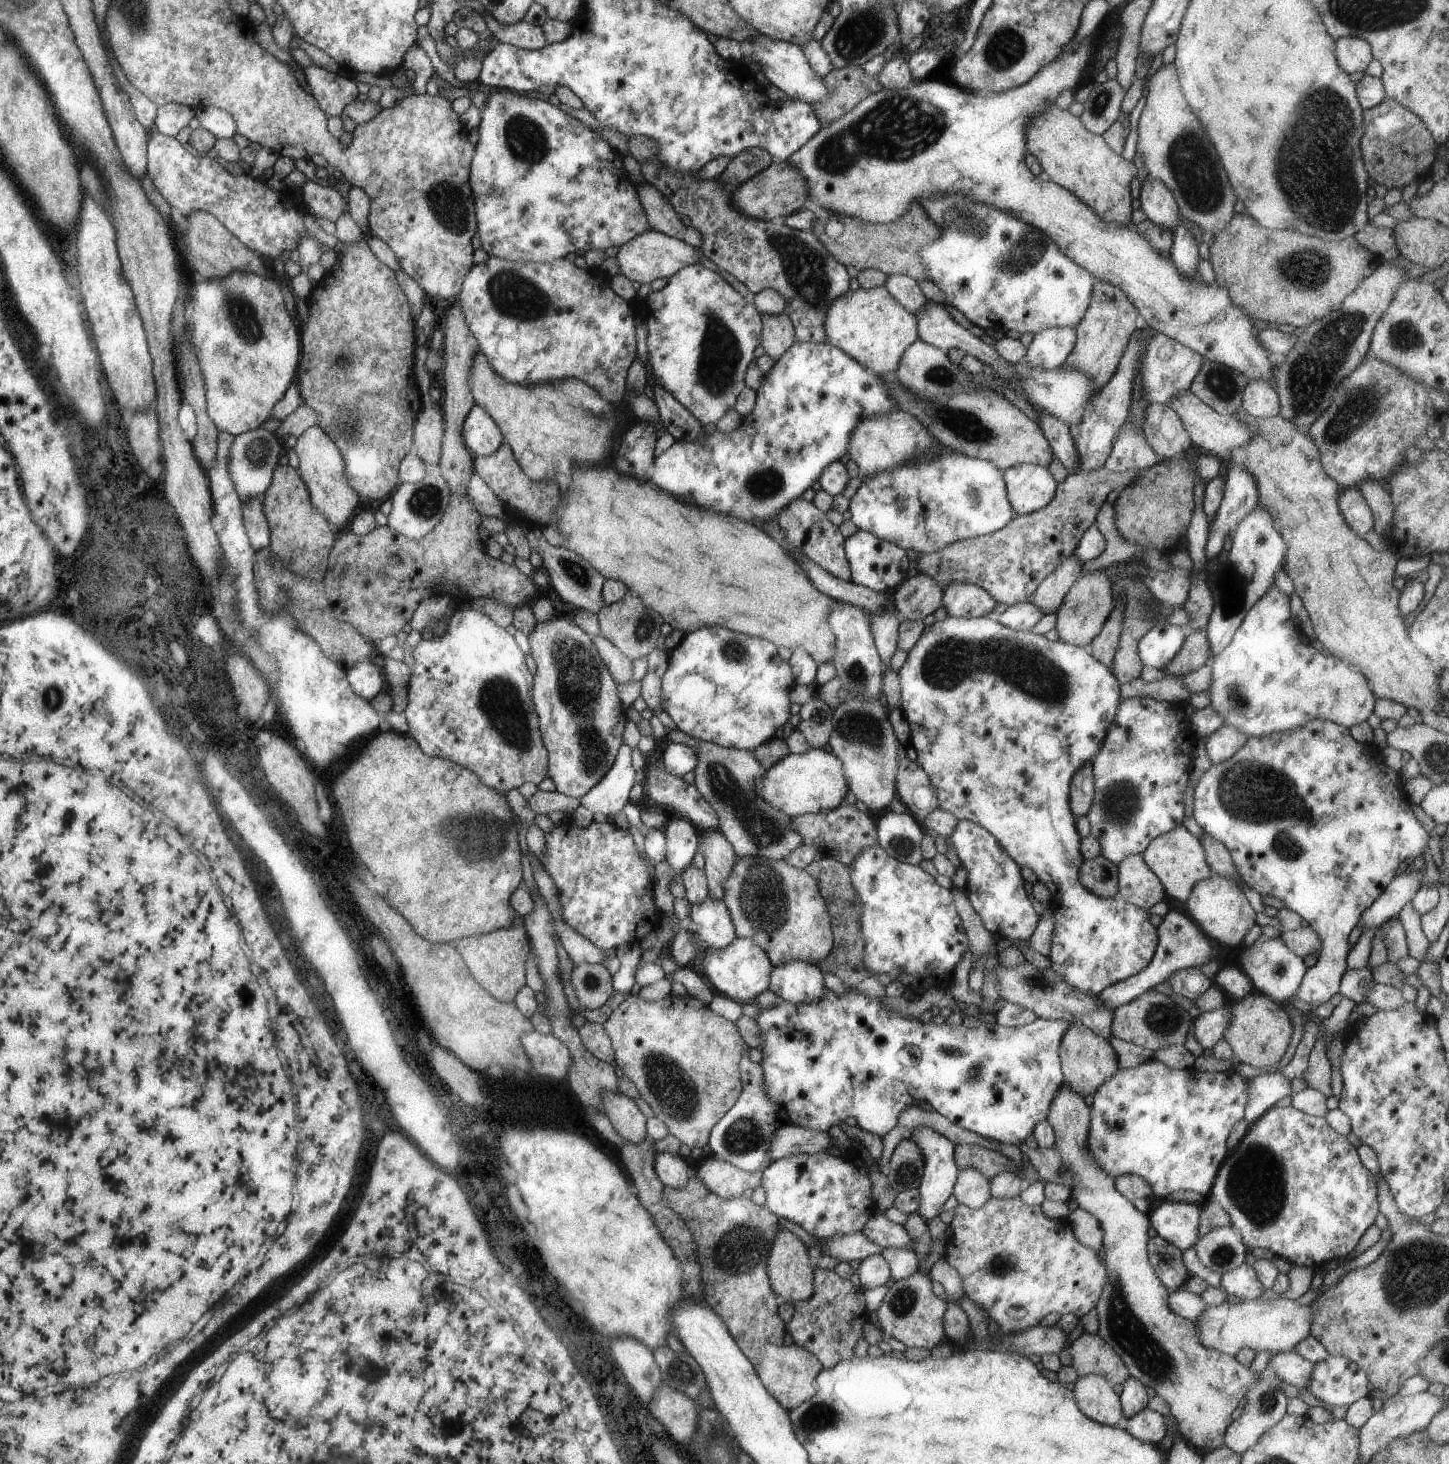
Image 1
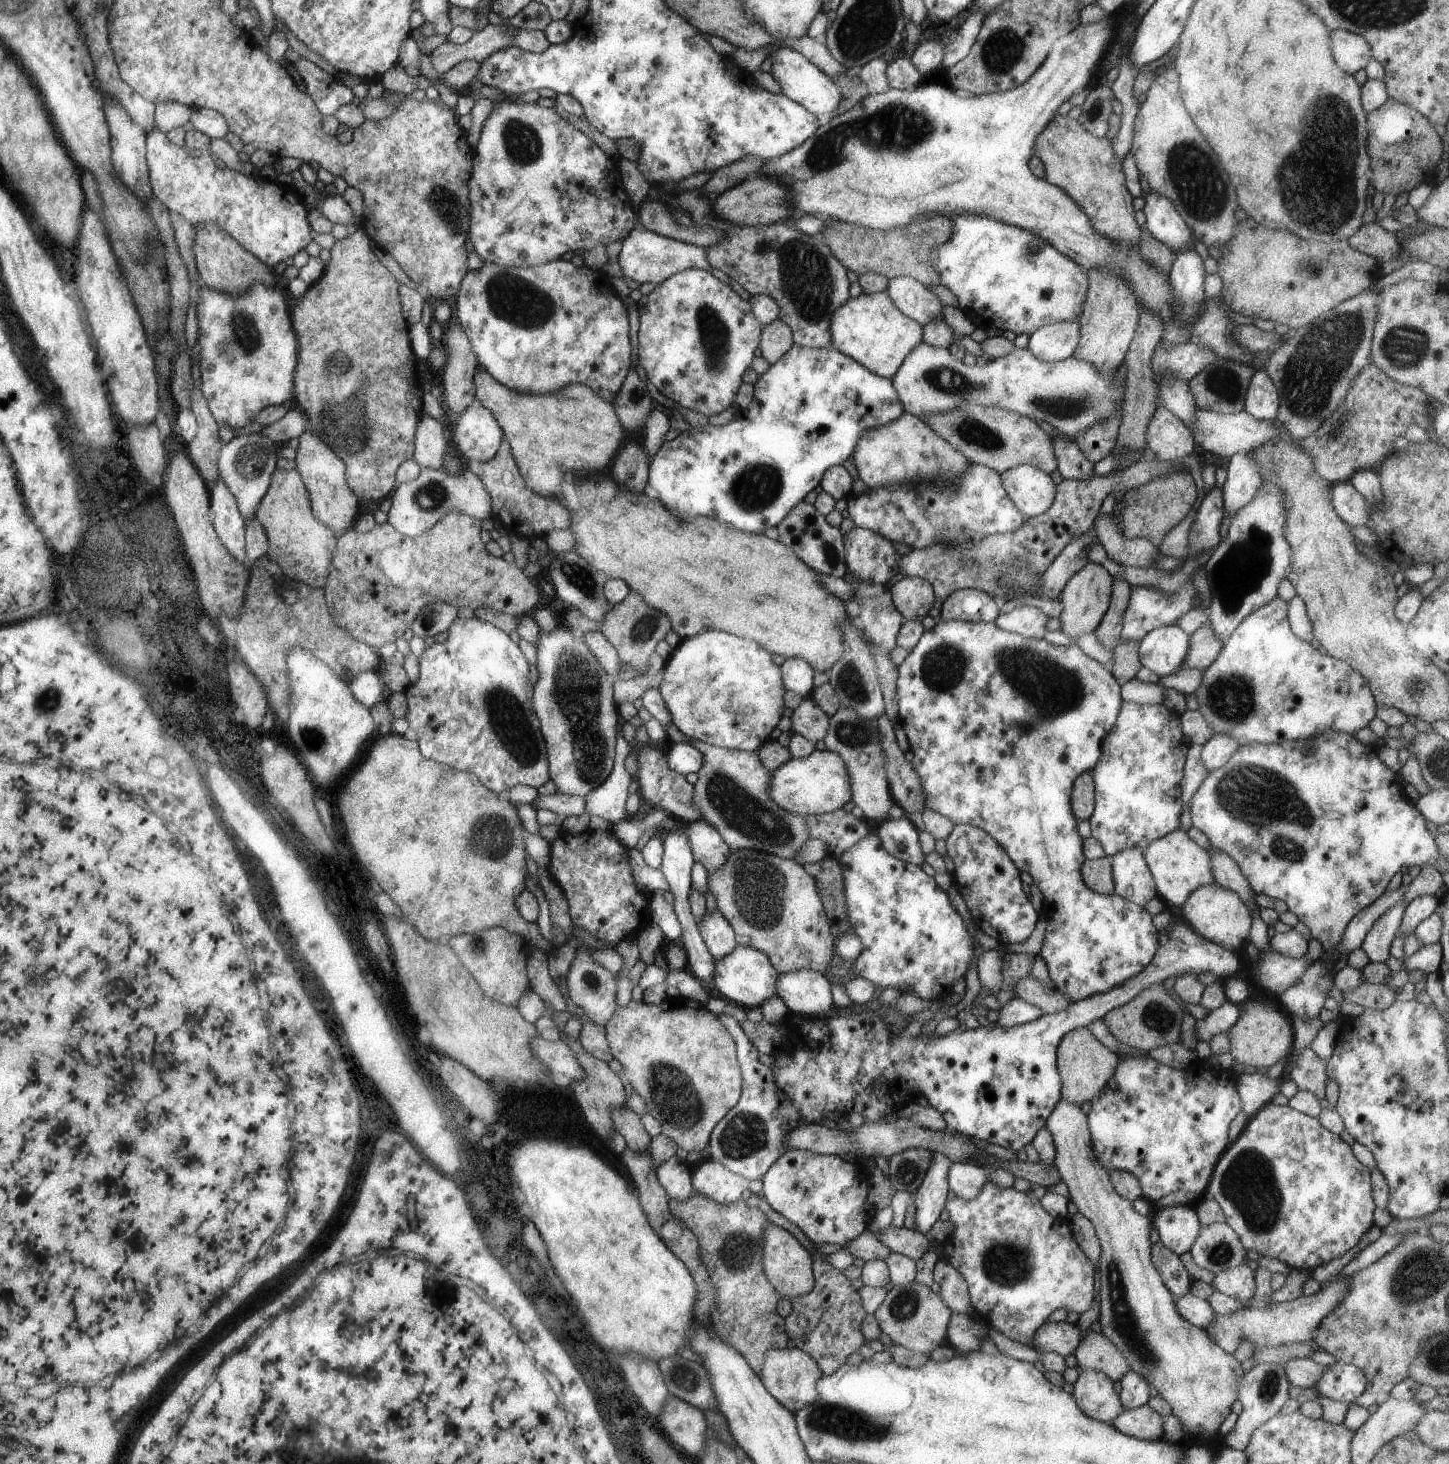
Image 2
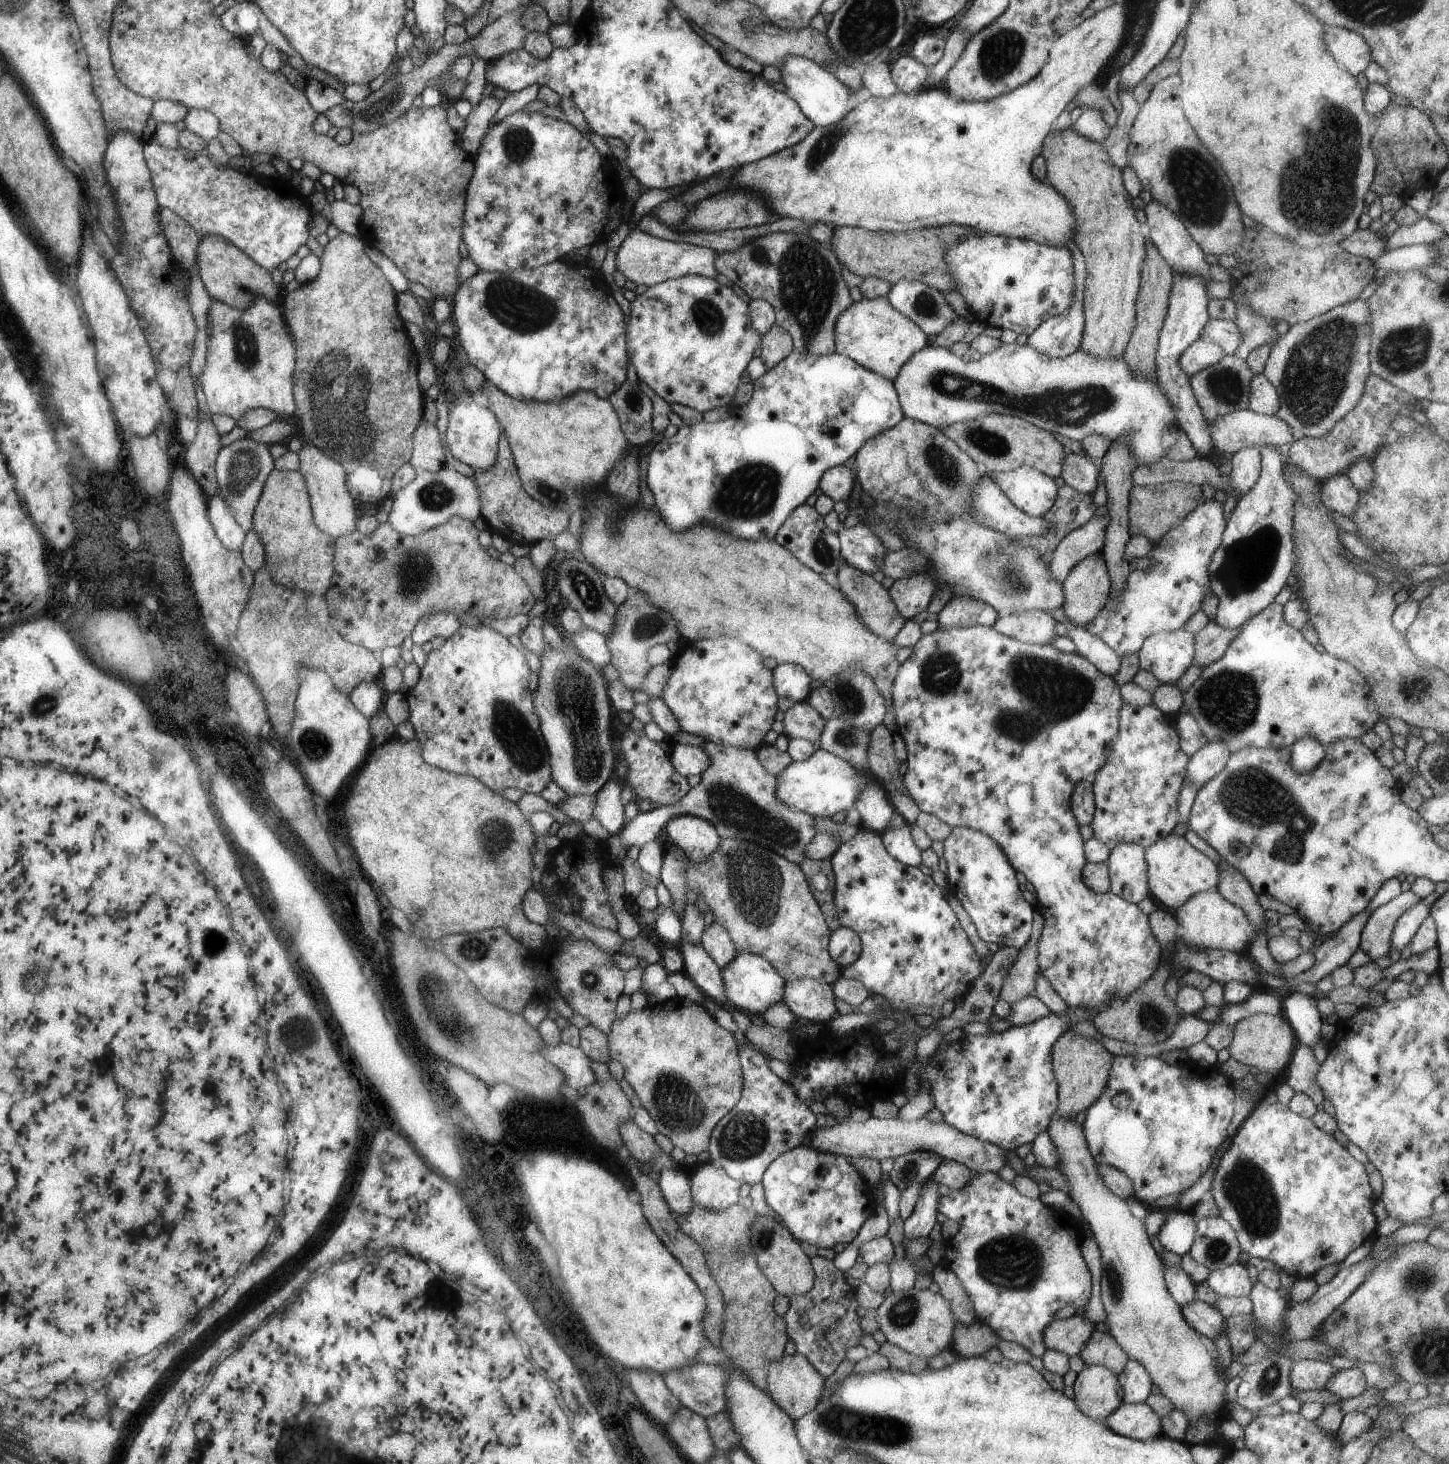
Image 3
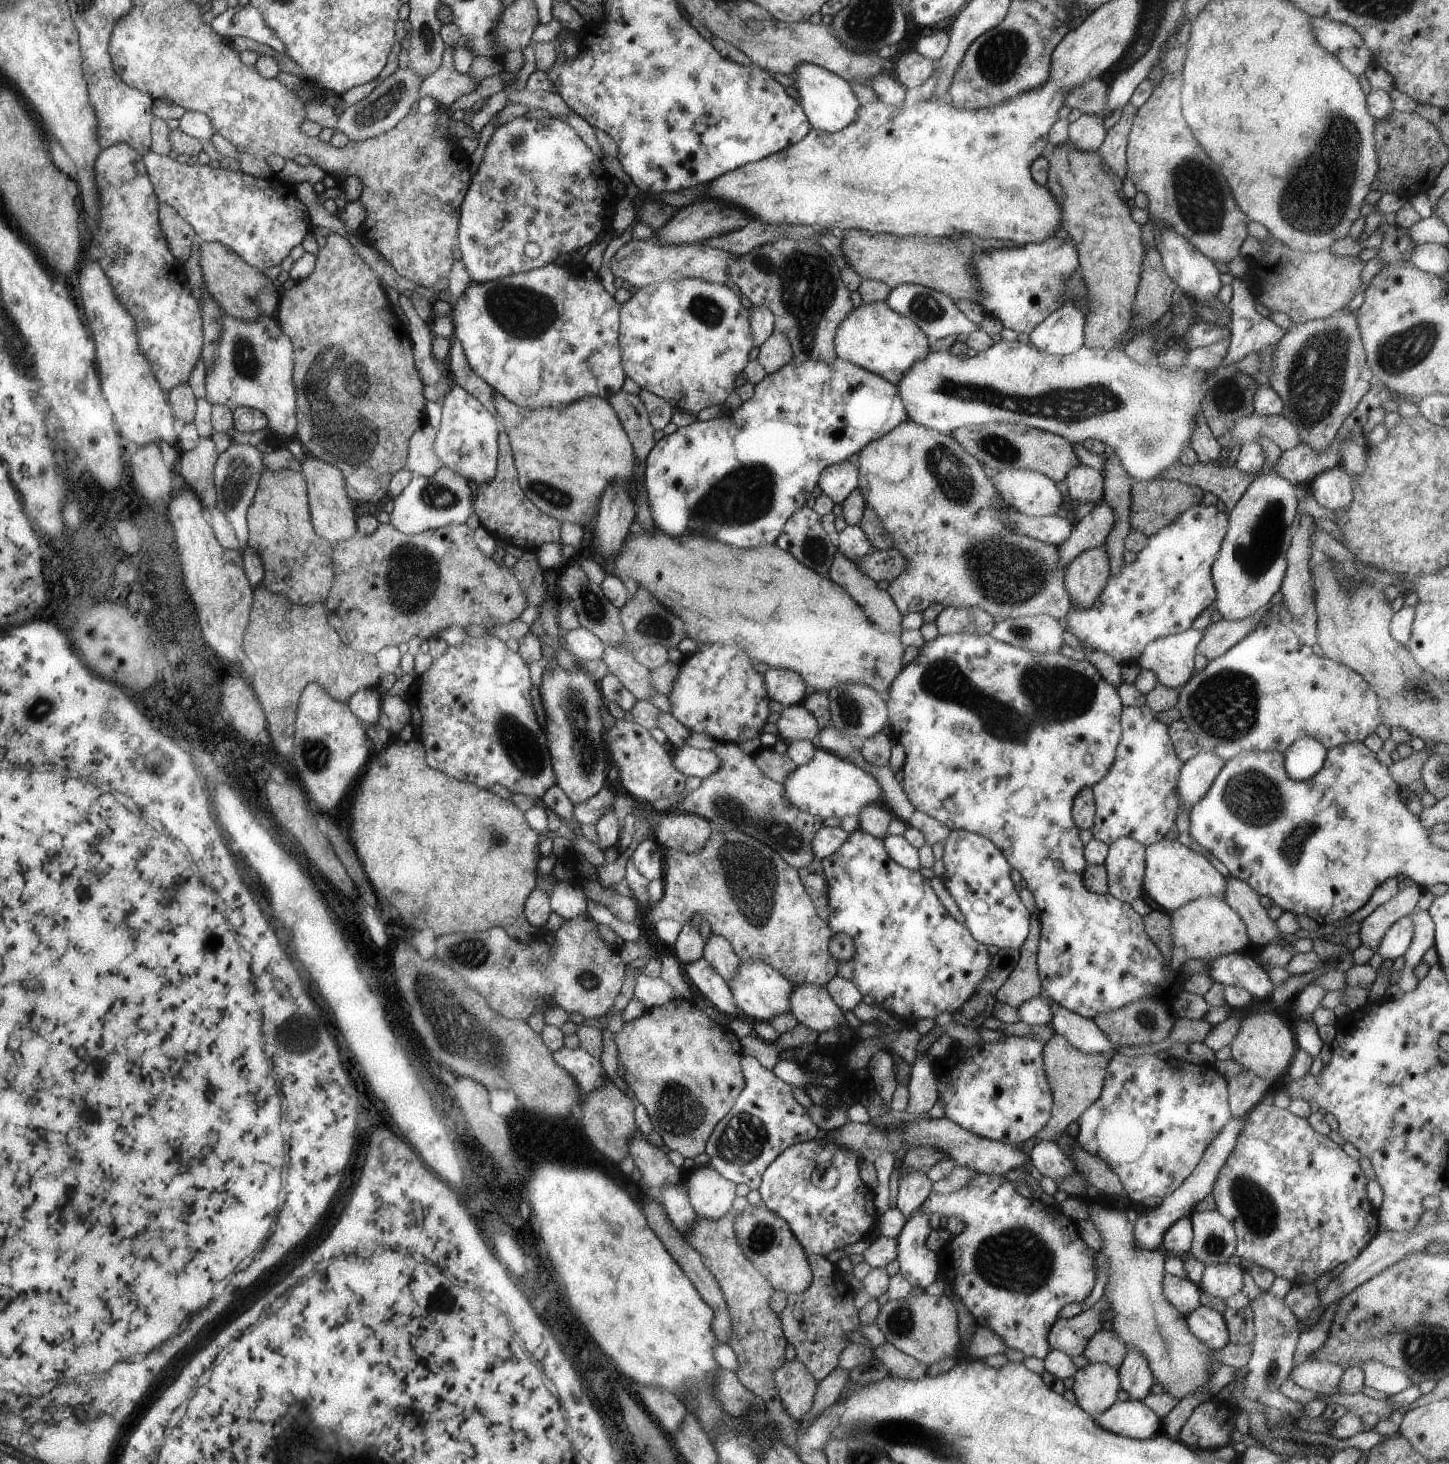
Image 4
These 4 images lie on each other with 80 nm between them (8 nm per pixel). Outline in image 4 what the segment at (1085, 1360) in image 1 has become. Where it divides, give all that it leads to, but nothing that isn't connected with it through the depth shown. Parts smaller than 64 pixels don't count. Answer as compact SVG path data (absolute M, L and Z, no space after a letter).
M1100 1329L1088 1341L1083 1354L1090 1363L1108 1363L1118 1370L1122 1361L1128 1356L1128 1348L1117 1339L1112 1330Z

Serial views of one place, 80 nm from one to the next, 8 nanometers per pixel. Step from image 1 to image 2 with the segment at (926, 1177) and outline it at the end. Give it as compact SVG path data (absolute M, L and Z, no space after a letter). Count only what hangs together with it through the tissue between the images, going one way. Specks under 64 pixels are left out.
M940 1151L931 1152L931 1163L918 1187L914 1206L916 1231L928 1234L930 1228L945 1210L946 1196L950 1192L949 1170L953 1160Z

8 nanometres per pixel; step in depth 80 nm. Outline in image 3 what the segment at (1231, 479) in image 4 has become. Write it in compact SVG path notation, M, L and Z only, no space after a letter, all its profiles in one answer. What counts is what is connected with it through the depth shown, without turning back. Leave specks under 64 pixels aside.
M1199 456L1189 461L1174 462L1169 458L1162 457L1148 465L1140 465L1135 468L1131 474L1133 485L1159 485L1168 481L1184 481L1202 486L1210 483L1222 487L1227 497L1223 502L1223 515L1228 520L1231 517L1238 498L1231 490L1229 476L1222 477L1218 472L1218 467L1212 464L1210 460L1204 460Z

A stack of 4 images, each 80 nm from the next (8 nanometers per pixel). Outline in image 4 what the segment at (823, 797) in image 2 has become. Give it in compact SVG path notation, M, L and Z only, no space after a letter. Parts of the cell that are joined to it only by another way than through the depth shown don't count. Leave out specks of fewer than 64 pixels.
M822 748L816 749L814 756L803 765L797 766L783 782L784 794L800 810L809 811L821 820L849 814L857 815L864 805L884 803L882 788L869 771L862 770L852 761L835 755Z

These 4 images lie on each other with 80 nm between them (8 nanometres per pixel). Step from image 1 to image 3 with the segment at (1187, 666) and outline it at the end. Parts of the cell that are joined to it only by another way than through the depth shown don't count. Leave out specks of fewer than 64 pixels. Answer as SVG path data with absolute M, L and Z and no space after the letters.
M1210 621L1202 630L1195 633L1195 651L1193 665L1201 669L1220 660L1228 648L1229 642L1235 639L1238 629L1227 629Z

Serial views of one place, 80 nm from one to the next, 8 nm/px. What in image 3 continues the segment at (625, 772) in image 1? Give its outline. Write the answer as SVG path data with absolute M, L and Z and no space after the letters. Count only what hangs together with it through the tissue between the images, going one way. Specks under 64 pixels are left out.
M618 777L611 778L598 793L594 795L593 816L604 828L609 830L611 838L619 837L621 828L625 825L624 804L622 804L622 790L625 782Z

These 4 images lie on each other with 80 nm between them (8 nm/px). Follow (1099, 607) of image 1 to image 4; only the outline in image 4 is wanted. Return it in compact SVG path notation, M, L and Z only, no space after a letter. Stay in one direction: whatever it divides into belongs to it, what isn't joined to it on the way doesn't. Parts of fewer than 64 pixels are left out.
M1104 547L1079 554L1065 570L1065 587L1073 608L1088 610L1102 594L1111 575L1109 558Z

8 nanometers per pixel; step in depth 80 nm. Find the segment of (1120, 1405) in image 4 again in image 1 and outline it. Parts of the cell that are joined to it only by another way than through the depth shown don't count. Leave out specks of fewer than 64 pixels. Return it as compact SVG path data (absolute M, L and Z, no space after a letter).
M1146 1407L1128 1419L1124 1418L1122 1428L1139 1441L1157 1446L1168 1434L1166 1422L1161 1414Z

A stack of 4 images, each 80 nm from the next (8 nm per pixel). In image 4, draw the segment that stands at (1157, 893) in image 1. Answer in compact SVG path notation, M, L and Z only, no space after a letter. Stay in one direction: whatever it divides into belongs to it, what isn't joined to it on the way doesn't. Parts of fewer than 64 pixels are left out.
M1120 837L1109 846L1104 861L1109 893L1131 903L1142 896L1145 875L1145 846L1128 837Z

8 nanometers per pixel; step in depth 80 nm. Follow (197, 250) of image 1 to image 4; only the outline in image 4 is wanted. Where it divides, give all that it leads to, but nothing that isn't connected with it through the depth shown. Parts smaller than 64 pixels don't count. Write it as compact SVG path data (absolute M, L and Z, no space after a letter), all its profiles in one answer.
M221 242L200 243L200 254L205 290L226 314L239 319L255 319L263 314L276 316L276 306L279 306L277 288L263 271L246 263L236 251Z

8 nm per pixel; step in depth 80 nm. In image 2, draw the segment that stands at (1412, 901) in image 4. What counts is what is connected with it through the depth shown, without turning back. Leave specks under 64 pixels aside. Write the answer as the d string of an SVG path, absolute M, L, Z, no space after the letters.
M1403 899L1381 915L1362 941L1361 947L1373 963L1385 962L1391 955L1389 950L1401 927L1404 911Z

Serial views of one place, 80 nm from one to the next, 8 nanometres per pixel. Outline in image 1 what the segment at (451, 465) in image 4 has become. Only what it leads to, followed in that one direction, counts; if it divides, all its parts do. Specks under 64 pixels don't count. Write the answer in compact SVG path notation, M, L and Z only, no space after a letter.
M474 405L463 424L463 441L474 457L488 456L506 443L499 425L480 405Z

